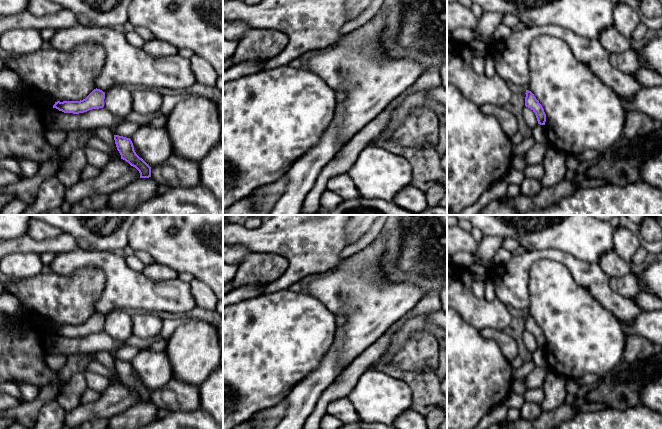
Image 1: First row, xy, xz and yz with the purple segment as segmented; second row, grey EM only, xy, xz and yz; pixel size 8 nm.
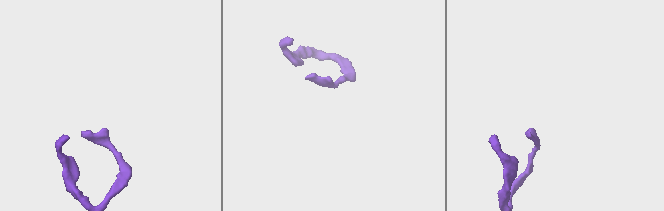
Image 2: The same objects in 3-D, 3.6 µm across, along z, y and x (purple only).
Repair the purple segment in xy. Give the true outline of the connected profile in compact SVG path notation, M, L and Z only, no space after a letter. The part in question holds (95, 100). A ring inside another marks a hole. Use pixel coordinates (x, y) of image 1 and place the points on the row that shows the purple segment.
M94 89L85 99L80 101L57 101L53 108L64 113L79 114L92 109L104 107L105 92L100 89Z

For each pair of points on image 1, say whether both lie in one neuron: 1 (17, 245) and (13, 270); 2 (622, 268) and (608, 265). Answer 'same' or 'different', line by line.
1: different
2: same

